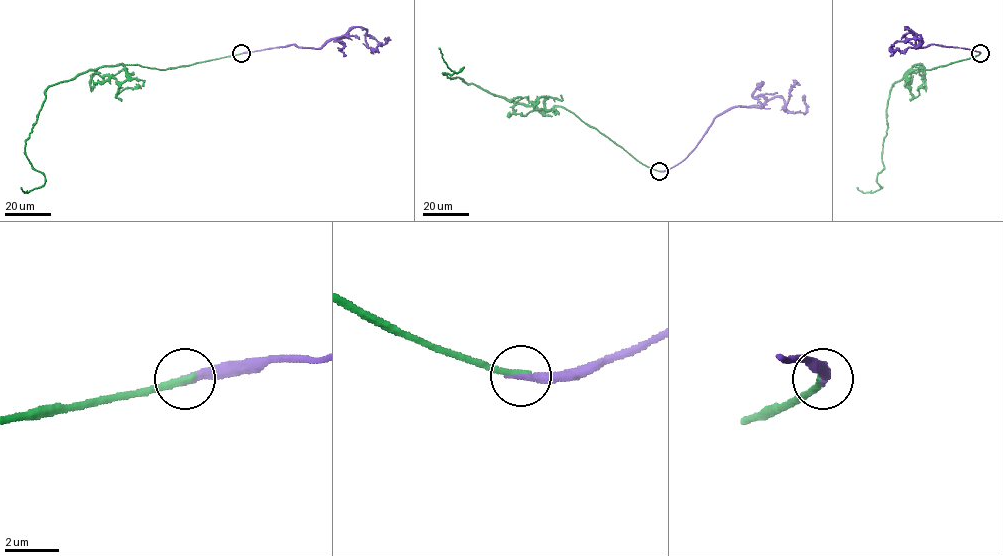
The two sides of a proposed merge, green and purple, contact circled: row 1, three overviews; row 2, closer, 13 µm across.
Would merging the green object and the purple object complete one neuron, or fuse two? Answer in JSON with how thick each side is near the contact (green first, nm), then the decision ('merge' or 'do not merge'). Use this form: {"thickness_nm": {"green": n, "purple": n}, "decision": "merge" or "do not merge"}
{"thickness_nm": {"green": 240, "purple": 340}, "decision": "merge"}

